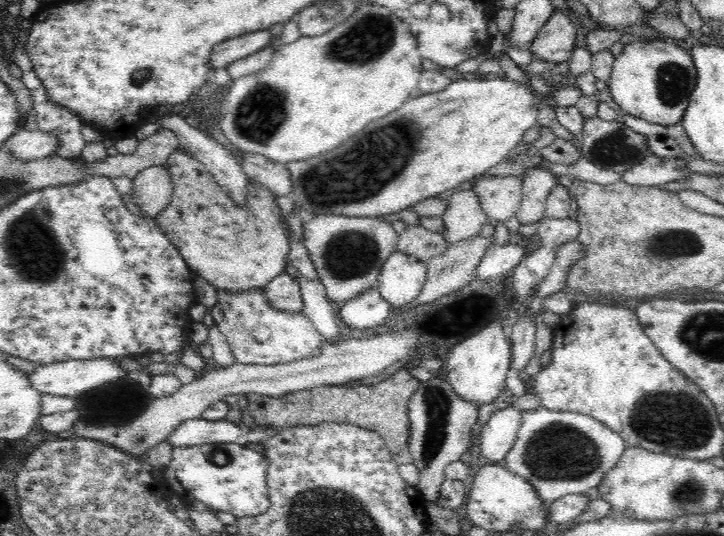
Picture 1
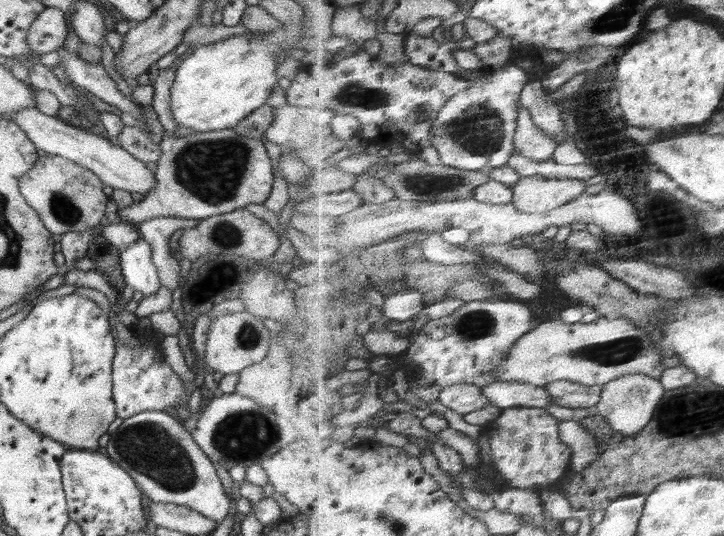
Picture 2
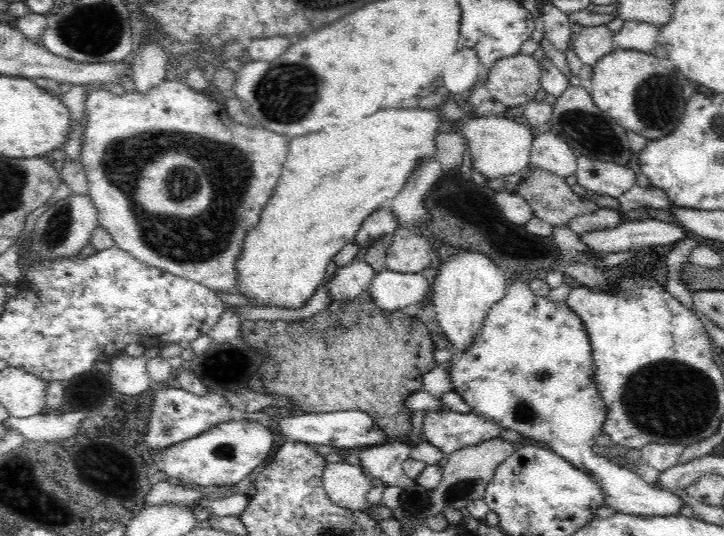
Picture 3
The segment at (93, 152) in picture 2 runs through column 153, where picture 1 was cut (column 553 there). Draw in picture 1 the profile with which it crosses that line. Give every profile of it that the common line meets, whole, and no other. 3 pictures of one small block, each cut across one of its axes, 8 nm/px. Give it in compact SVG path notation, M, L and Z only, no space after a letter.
M549 169L527 170L522 183L523 199L515 214L520 224L533 224L544 218L544 204L556 184L558 177Z

